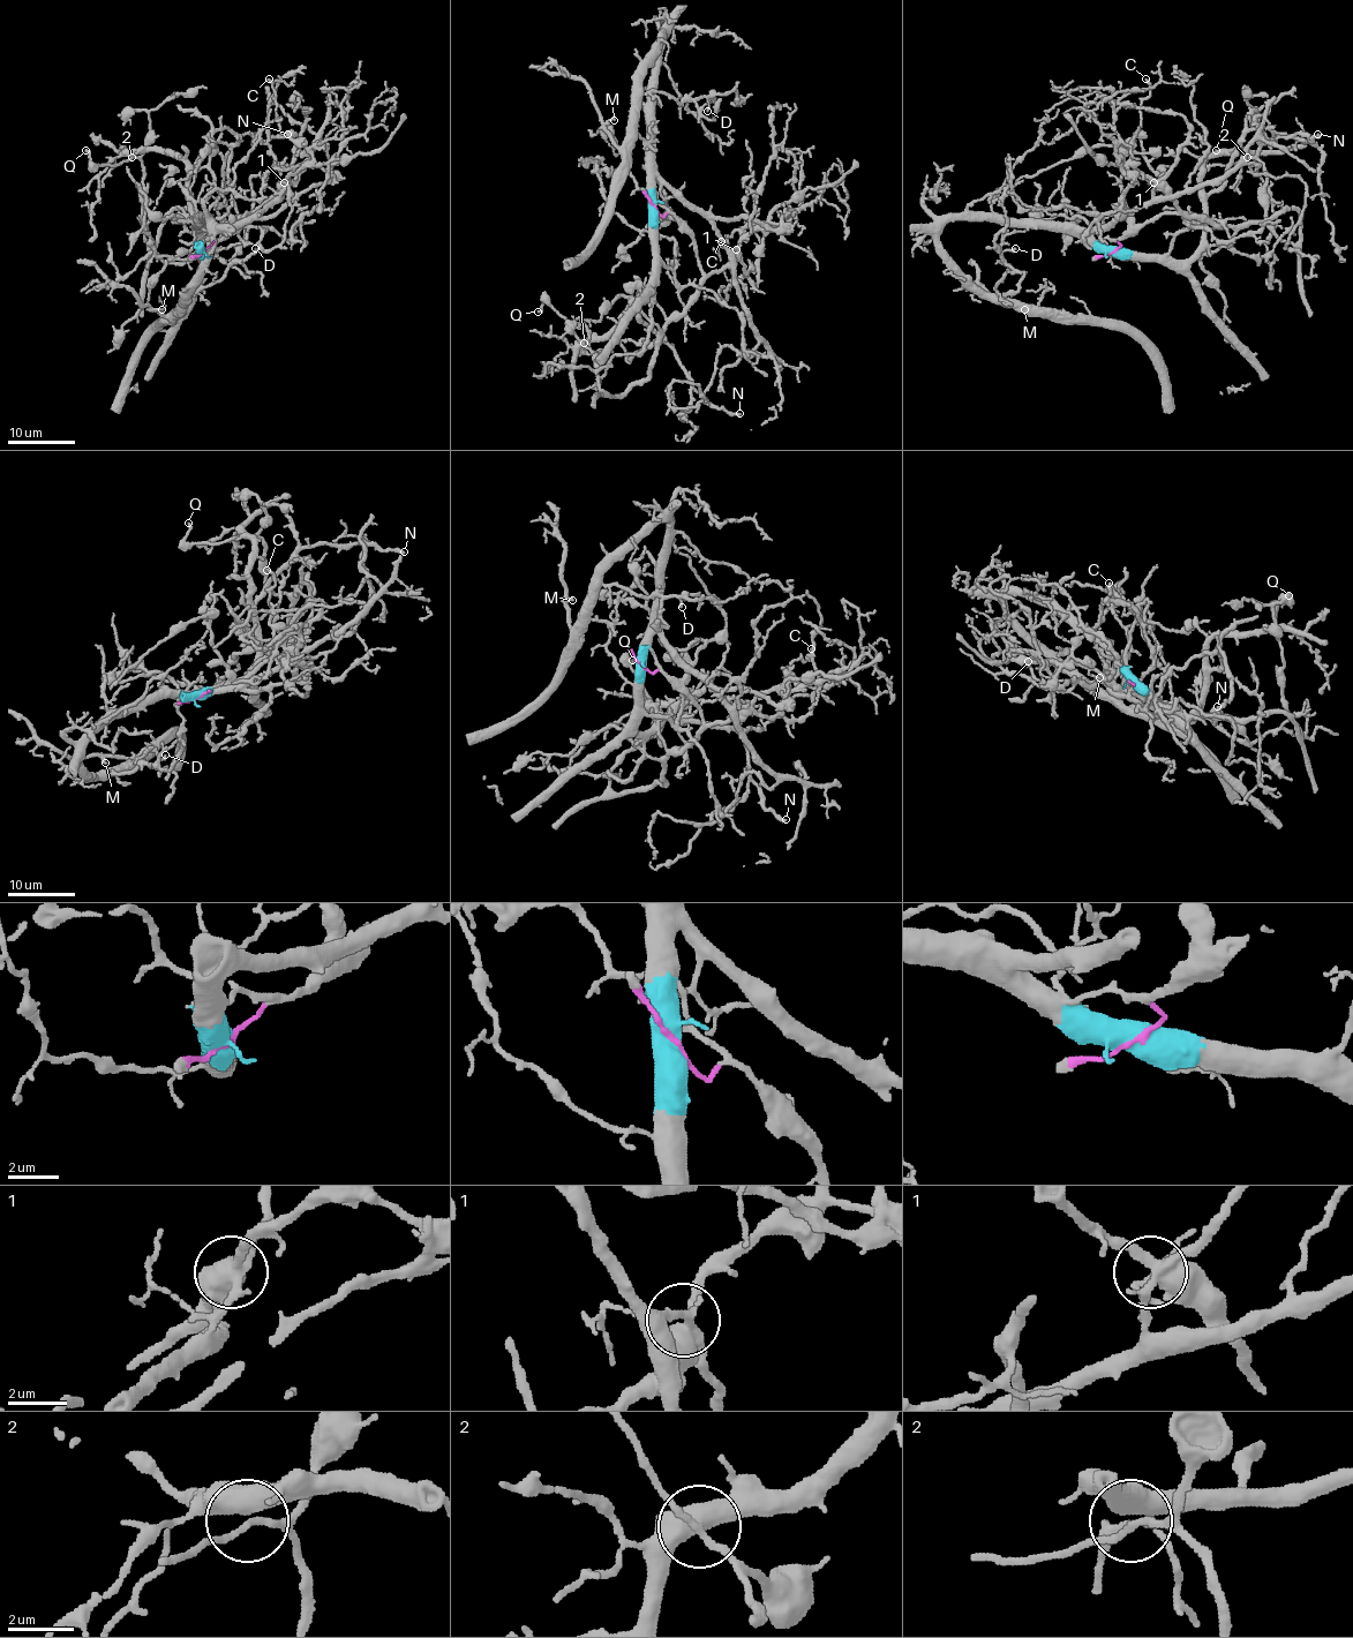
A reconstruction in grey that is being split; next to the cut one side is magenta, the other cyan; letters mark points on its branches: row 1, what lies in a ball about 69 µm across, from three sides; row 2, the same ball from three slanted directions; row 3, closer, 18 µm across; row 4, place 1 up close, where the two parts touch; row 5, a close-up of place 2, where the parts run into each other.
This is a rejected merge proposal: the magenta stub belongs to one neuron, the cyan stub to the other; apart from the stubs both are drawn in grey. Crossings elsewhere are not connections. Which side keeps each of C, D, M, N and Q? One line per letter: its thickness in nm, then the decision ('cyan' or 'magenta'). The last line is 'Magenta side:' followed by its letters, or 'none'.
C: calibre 200 nm; magenta
D: calibre 170 nm; cyan
M: calibre 140 nm; cyan
N: calibre 240 nm; cyan
Q: calibre 200 nm; magenta
Magenta side: C, Q

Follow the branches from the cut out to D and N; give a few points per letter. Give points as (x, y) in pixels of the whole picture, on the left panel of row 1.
D: (202, 253), (202, 220), (205, 219), (209, 261), (189, 295), (217, 282), (231, 264), (245, 261), (255, 248)
N: (202, 253), (187, 182), (208, 138), (226, 128), (238, 135), (255, 133), (261, 140), (288, 133)

